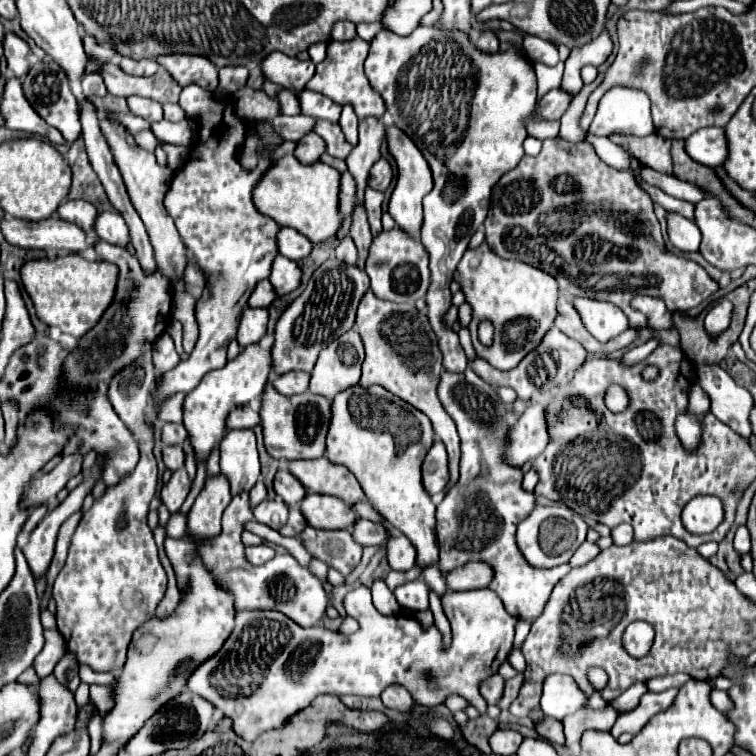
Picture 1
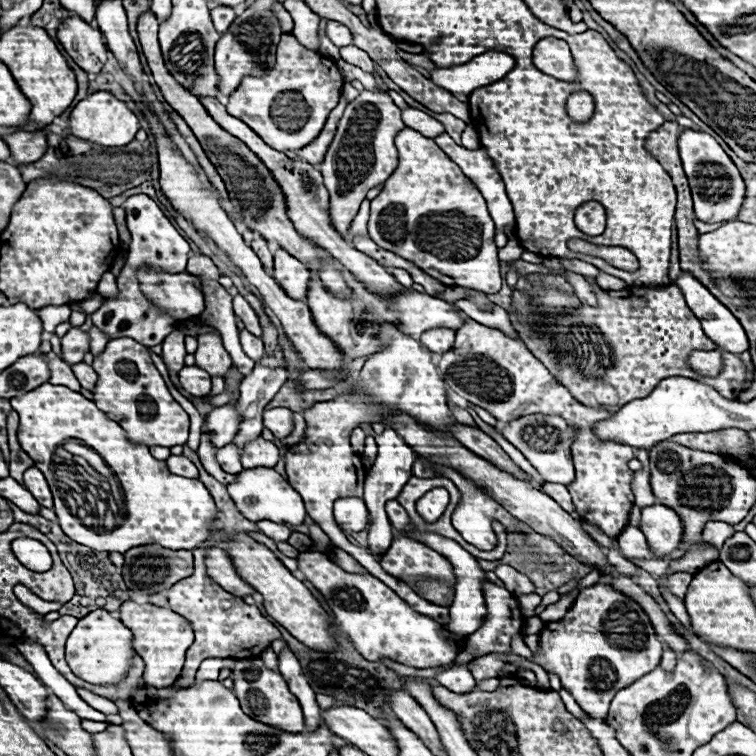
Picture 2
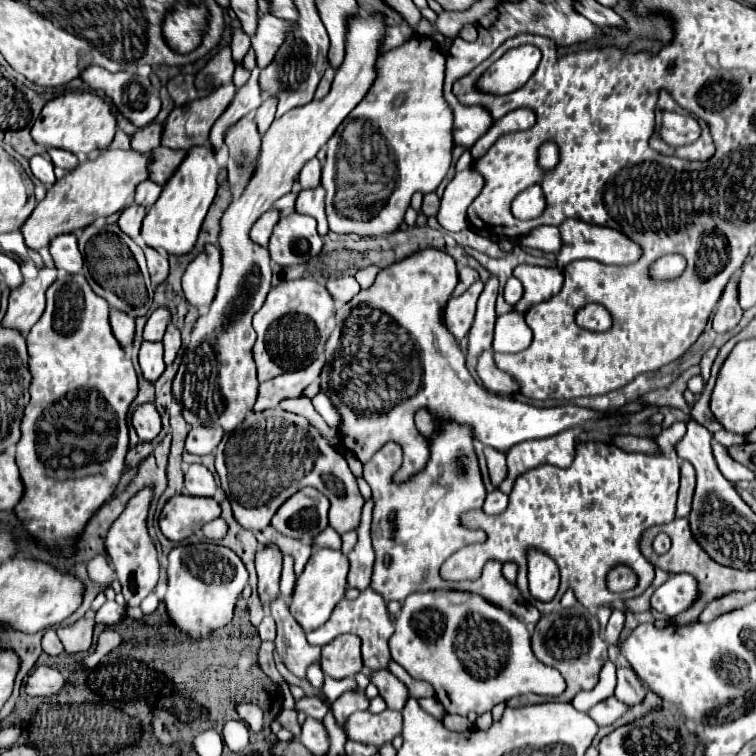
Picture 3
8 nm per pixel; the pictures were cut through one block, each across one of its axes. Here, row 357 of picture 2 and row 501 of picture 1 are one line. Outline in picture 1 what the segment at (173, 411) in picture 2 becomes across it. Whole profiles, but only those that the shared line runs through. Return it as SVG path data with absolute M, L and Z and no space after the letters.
M150 354L142 356L132 366L124 368L120 374L116 374L110 382L110 402L120 416L120 420L132 430L134 438L140 444L140 462L132 474L120 480L120 484L106 488L106 494L94 502L94 506L82 516L74 536L71 538L70 550L64 568L60 570L56 582L54 582L54 600L56 600L56 622L62 638L66 640L68 650L76 654L78 664L86 664L96 672L112 672L118 674L126 662L126 650L132 638L132 632L146 622L158 602L162 600L166 592L166 572L160 566L158 550L154 544L152 530L146 524L148 516L148 504L156 494L156 458L152 454L152 428L144 422L148 404L150 404L150 390L154 388L156 374L150 360Z

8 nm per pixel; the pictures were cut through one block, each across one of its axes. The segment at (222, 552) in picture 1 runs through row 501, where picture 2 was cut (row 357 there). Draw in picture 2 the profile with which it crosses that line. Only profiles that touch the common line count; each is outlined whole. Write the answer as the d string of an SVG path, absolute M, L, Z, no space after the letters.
M202 280L202 294L206 300L206 308L200 314L200 320L212 328L216 328L222 334L224 348L232 356L232 362L244 372L252 372L254 362L242 352L240 340L238 340L238 326L236 316L232 312L232 294L216 280Z

